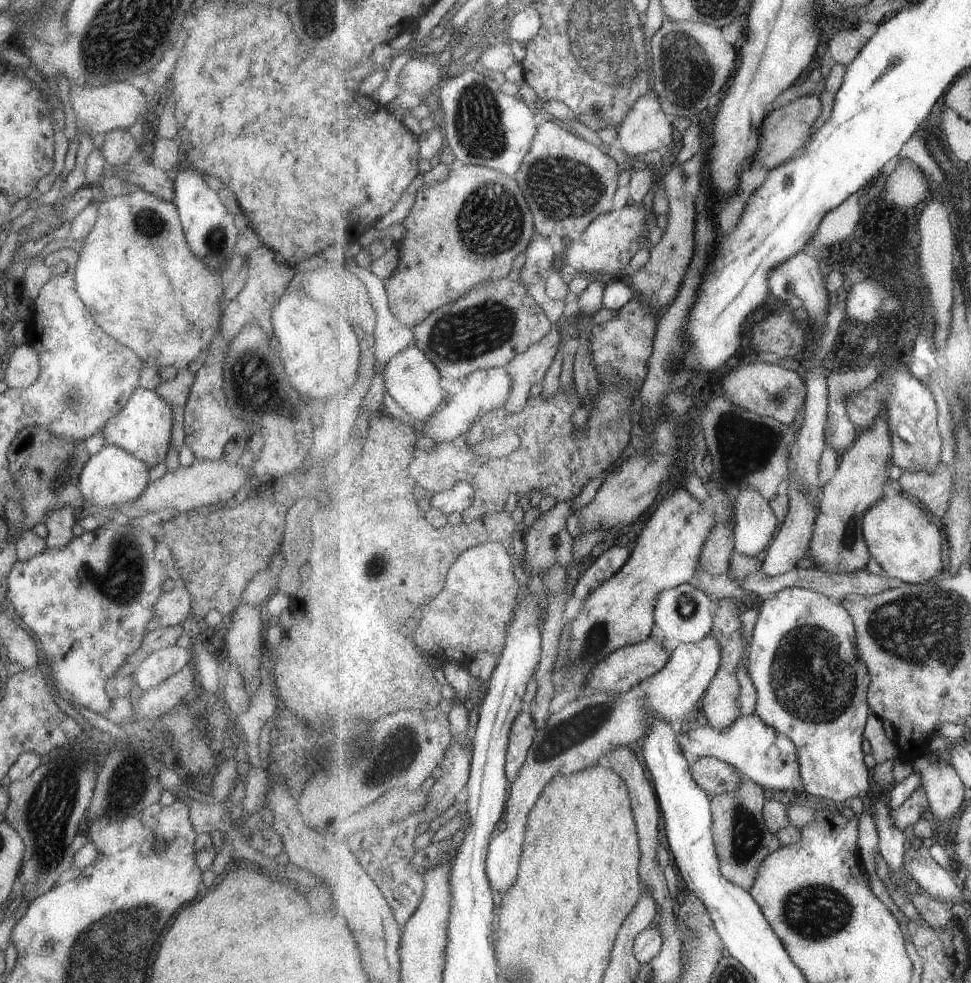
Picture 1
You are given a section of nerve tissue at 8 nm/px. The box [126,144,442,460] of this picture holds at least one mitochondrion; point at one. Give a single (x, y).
(256, 391)

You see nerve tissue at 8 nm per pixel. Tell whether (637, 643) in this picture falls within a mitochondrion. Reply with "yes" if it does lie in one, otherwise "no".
no

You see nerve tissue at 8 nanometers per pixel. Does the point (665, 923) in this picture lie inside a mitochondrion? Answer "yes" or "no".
no

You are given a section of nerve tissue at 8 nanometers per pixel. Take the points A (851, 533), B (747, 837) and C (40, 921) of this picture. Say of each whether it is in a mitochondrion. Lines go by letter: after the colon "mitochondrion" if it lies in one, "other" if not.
A: mitochondrion
B: mitochondrion
C: other

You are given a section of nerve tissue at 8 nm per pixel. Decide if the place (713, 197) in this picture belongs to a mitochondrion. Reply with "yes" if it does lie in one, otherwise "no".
no

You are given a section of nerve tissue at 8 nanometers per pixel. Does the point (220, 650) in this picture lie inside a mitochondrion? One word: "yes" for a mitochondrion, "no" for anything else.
no

